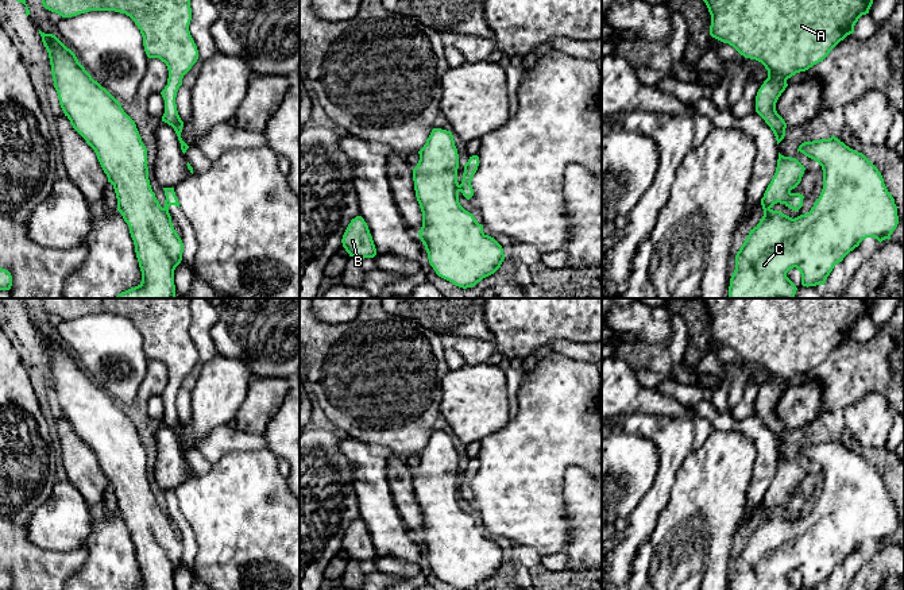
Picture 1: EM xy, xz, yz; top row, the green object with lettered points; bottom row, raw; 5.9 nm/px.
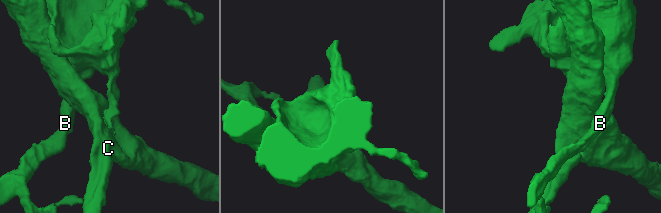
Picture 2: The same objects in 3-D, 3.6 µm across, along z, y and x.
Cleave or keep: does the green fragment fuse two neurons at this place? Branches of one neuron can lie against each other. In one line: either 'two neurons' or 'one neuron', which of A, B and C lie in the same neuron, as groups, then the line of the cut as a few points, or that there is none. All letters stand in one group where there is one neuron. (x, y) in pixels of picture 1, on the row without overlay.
two neurons | A B / C | yz (803, 498), (798, 504), (784, 505)

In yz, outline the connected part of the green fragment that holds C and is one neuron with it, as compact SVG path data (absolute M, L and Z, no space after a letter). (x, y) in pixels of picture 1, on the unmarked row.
M834 437L830 441L804 444L797 455L816 463L823 473L823 491L808 516L795 521L773 513L773 504L762 500L764 518L750 532L735 558L735 572L729 590L796 590L787 575L796 570L803 589L824 587L834 568L866 540L880 545L891 541L899 527L895 501L878 471Z

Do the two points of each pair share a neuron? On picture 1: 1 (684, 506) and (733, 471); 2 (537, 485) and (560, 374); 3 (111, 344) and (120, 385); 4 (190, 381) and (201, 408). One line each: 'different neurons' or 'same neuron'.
1: same neuron
2: same neuron
3: same neuron
4: different neurons

